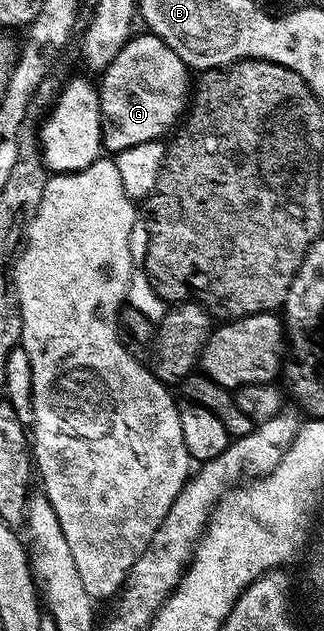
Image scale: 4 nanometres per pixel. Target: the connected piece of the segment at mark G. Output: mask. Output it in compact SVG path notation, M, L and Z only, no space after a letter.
M150 32L132 35L102 71L98 92L102 116L102 147L118 154L125 149L159 140L178 123L187 106L189 70L163 39Z

